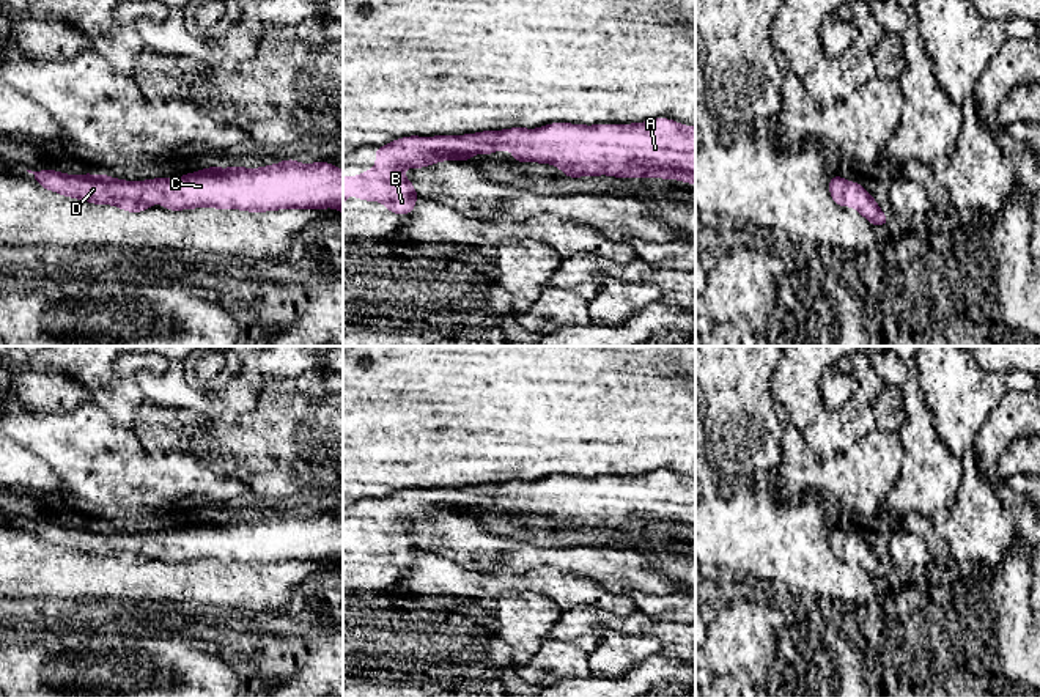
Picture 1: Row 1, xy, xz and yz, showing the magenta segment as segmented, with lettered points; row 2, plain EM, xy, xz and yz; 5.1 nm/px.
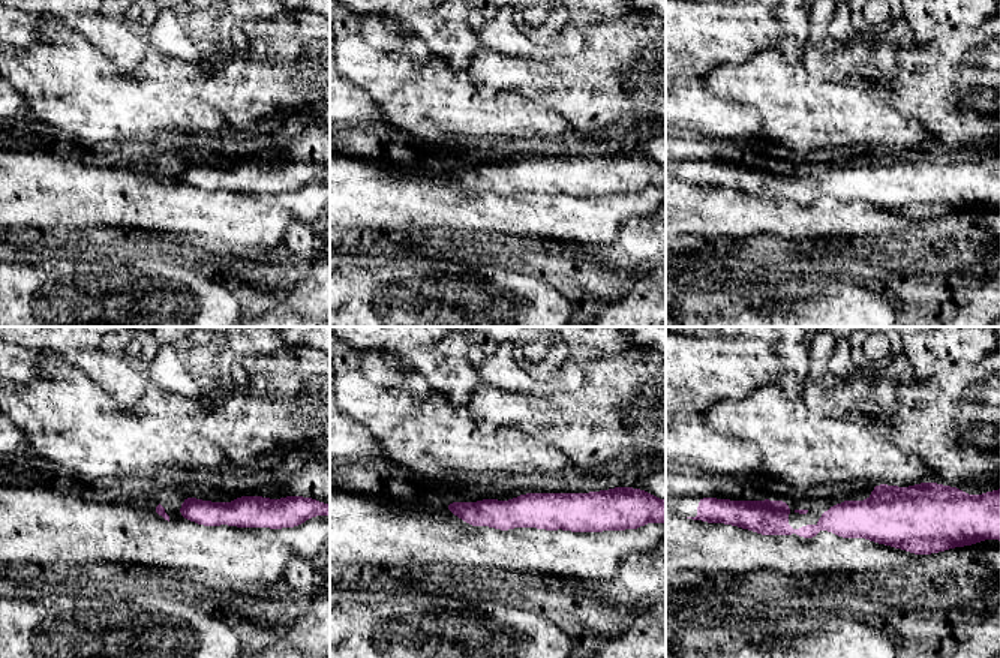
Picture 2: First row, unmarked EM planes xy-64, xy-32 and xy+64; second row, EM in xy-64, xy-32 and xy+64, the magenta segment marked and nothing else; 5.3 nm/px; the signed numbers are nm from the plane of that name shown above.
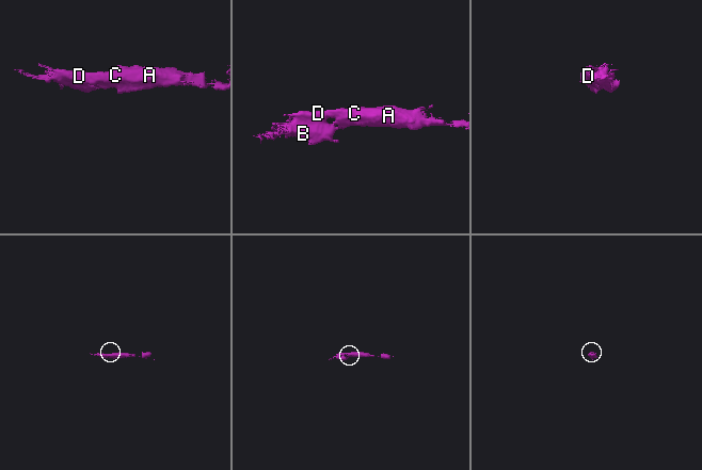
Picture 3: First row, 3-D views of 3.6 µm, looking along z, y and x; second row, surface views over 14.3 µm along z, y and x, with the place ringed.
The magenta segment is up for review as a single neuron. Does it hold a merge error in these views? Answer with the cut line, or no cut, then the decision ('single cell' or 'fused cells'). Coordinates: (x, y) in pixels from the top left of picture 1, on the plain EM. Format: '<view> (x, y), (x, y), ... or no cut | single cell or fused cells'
no cut | single cell

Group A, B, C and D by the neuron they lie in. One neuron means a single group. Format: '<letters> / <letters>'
A B C D

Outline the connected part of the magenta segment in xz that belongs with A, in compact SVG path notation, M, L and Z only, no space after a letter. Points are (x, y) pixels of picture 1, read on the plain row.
M656 470L647 475L632 477L570 477L554 475L538 481L522 481L516 478L505 483L483 483L466 488L436 488L436 489L403 489L389 497L378 499L373 522L365 522L360 529L343 530L343 557L351 541L352 551L362 554L379 554L392 566L411 566L415 552L420 551L412 540L412 533L403 529L408 519L423 521L441 513L470 513L472 507L492 507L497 502L511 502L516 514L541 514L562 521L562 527L598 529L609 527L617 530L662 530L680 532L695 537L695 480L683 478L669 470Z

